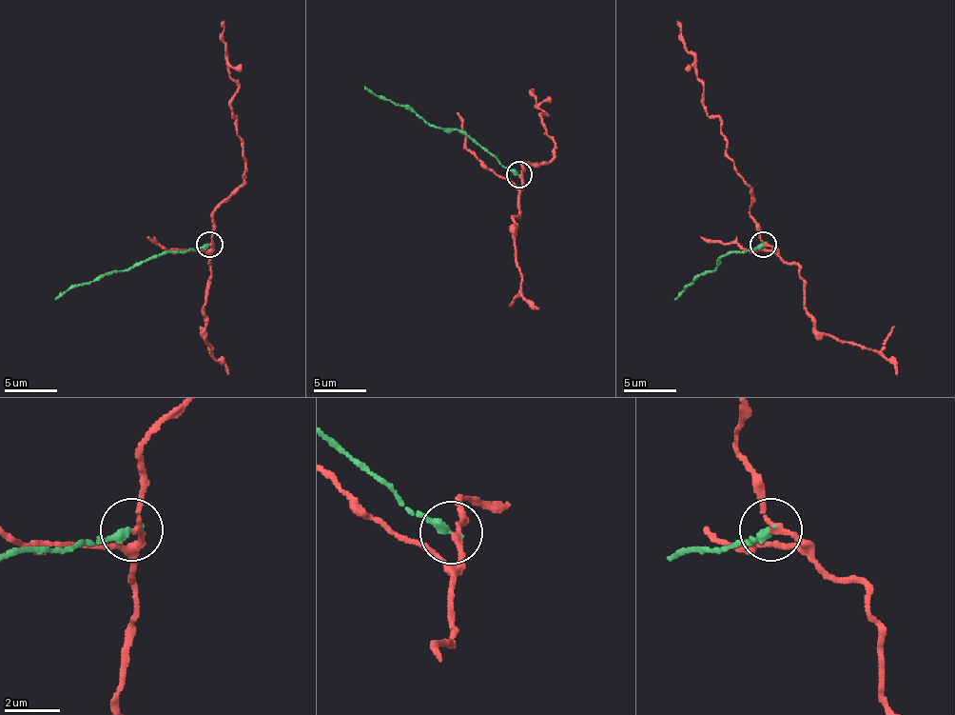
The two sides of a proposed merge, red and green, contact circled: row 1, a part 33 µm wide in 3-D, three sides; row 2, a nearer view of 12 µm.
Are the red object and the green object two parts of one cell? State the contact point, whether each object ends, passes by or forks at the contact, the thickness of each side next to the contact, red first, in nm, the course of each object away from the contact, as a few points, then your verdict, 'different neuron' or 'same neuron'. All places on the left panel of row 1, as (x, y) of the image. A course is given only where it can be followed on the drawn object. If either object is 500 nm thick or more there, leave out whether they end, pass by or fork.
place (209, 245); red passes by; green ends; calibres 170 and 300 nm; course red (210, 245), (212, 213), (243, 179), (236, 121), (231, 110), (231, 97), (239, 85), (228, 69), (221, 21); course green (210, 245), (160, 253), (65, 289), (54, 300); different neuron

